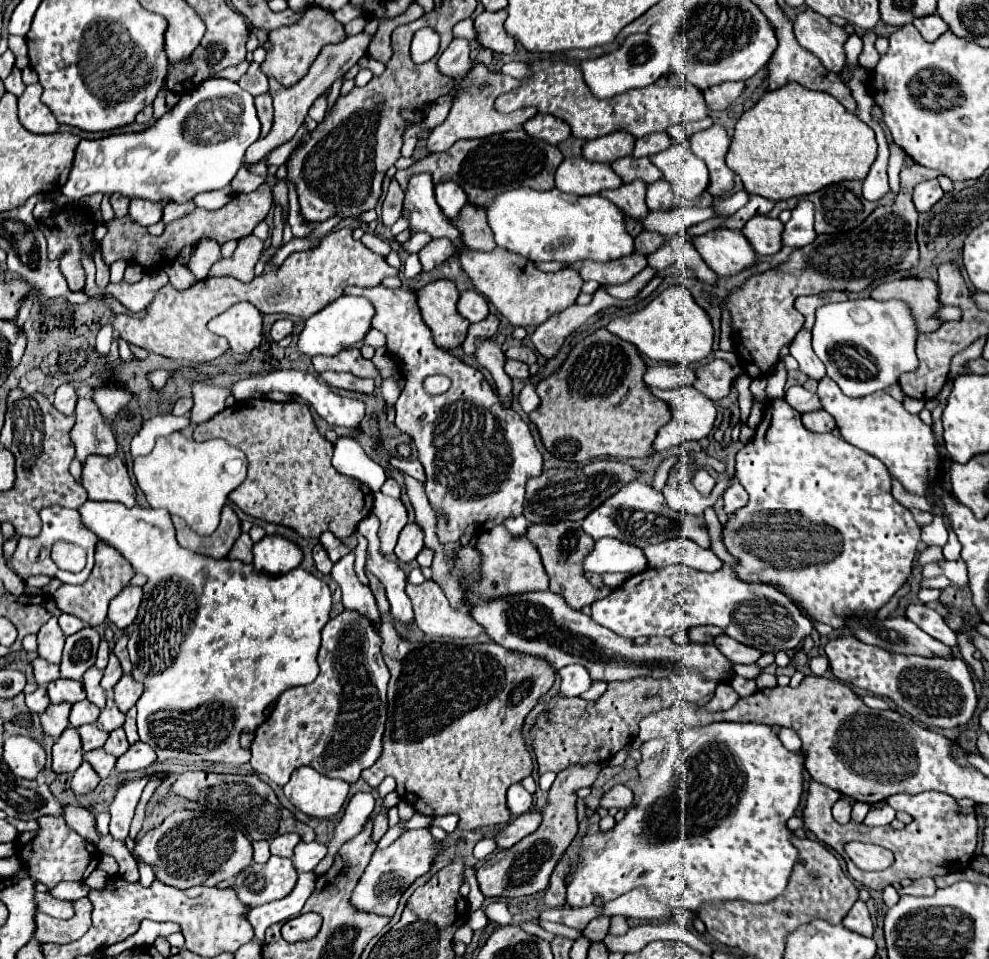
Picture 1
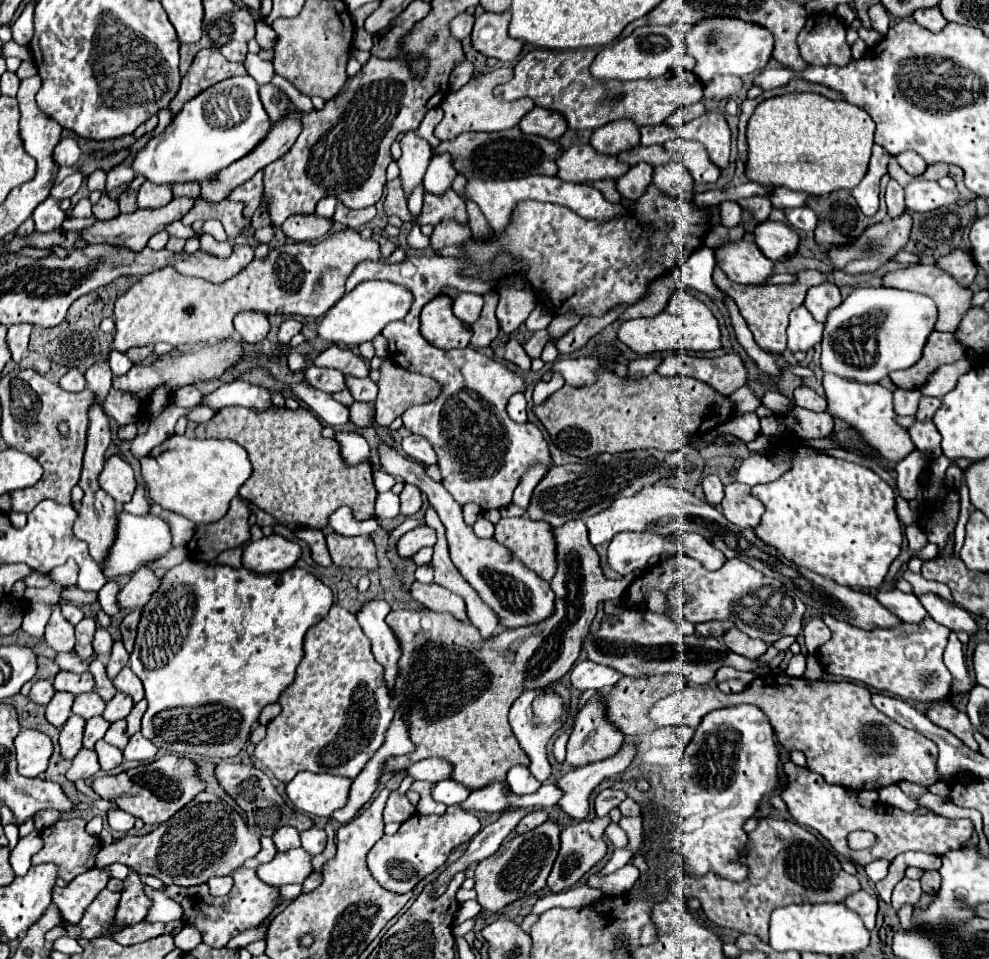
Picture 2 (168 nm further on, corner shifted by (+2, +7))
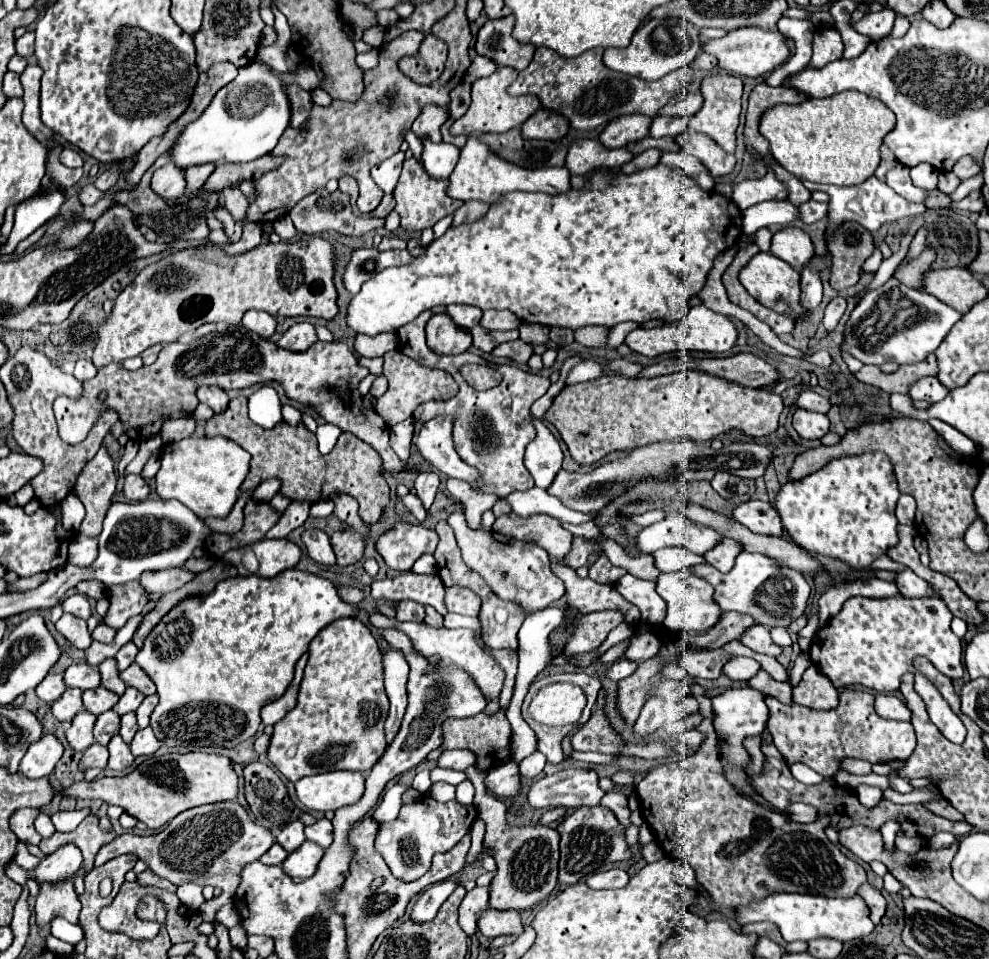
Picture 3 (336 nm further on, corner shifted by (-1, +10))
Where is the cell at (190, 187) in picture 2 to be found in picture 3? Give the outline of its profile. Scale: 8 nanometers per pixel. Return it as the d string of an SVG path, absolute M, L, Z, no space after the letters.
M205 164L205 166L191 166L189 170L185 170L185 180L187 180L187 194L195 194L197 190L201 190L201 186L205 184L205 180L209 178L209 174L215 170L215 164Z

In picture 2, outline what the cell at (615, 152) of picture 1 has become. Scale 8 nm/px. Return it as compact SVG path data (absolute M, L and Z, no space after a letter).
M620 119L602 125L590 137L590 145L604 155L618 155L626 149L634 149L638 143L640 143L640 131L630 119Z

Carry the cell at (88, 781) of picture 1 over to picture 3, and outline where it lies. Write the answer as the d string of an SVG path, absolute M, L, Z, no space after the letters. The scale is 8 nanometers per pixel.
M93 744L83 752L83 760L81 760L81 770L89 770L89 768L105 768L109 760L109 752L107 746L101 744Z

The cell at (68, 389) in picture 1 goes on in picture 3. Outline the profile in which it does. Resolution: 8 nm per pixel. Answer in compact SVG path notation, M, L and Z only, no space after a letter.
M79 360L77 366L75 366L75 372L73 372L73 376L75 376L77 380L81 380L81 382L93 378L95 374L97 374L97 368L93 366L91 360Z

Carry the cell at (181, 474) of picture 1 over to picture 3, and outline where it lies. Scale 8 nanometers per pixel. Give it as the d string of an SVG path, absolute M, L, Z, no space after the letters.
M185 438L163 446L161 468L155 476L163 500L179 500L199 518L227 518L239 498L239 486L249 472L249 454L229 438Z

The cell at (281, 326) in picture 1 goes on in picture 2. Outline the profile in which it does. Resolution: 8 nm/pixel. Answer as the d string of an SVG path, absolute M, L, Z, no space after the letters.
M294 319L282 321L282 325L278 327L278 341L288 343L296 333L300 333L300 329L302 329L302 323L298 323L298 321L294 321Z

